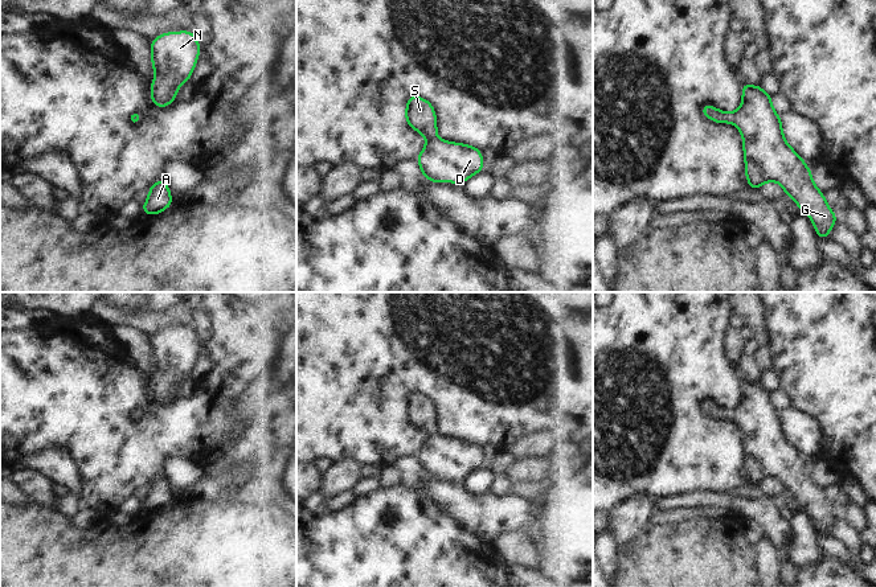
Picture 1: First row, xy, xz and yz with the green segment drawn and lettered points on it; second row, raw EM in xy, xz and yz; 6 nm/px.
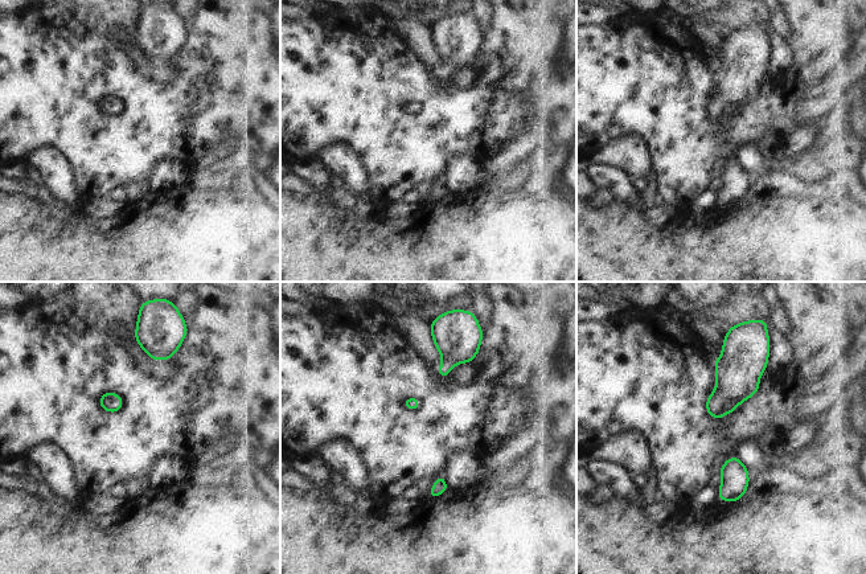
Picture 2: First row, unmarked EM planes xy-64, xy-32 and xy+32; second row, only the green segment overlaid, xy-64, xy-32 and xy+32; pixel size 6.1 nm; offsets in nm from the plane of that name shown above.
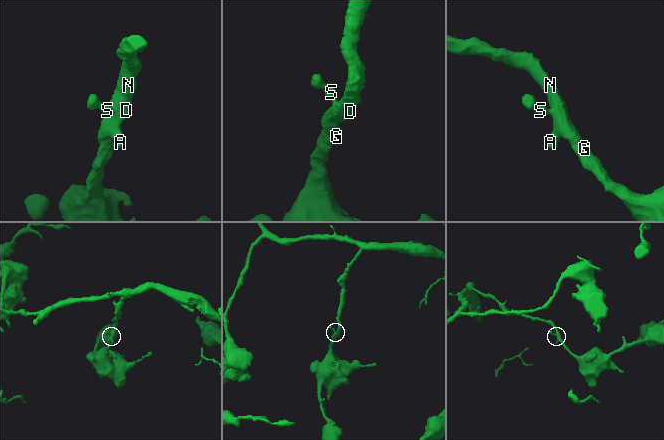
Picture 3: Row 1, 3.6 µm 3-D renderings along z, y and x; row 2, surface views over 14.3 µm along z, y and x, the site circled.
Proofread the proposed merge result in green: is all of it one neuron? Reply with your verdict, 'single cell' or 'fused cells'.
single cell

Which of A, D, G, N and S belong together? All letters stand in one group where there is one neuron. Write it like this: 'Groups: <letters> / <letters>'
Groups: A D G N S

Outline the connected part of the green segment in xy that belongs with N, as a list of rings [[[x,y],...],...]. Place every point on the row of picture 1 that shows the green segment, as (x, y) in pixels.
[[[193,30],[159,34],[151,41],[155,71],[151,87],[152,104],[165,107],[176,99],[177,89],[191,79],[201,46]]]

